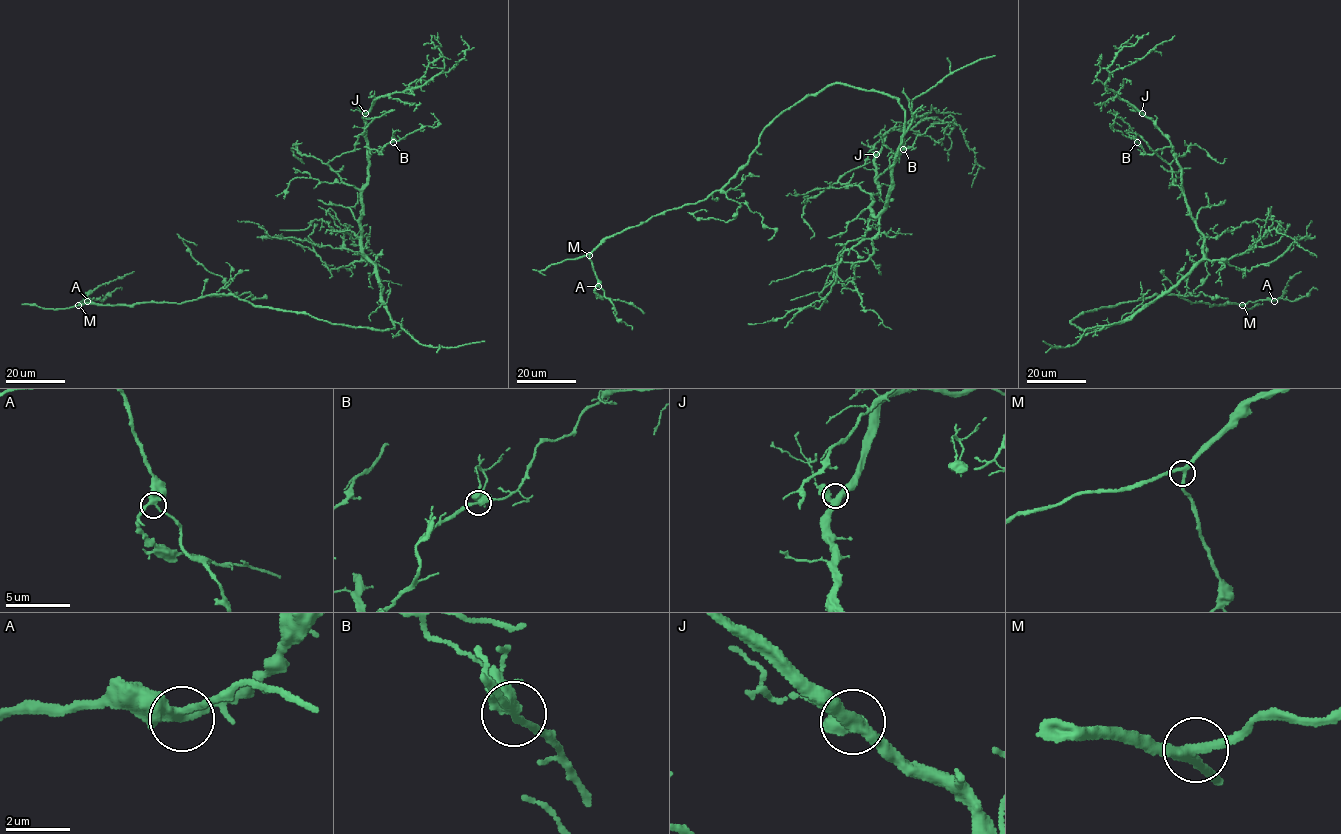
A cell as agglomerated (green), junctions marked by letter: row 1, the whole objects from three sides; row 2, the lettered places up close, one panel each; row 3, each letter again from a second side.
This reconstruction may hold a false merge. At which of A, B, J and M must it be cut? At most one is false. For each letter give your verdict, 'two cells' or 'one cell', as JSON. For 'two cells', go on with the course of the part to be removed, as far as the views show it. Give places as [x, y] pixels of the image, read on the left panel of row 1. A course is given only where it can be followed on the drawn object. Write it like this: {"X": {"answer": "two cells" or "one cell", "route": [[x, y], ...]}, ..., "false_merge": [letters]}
{"A": {"answer": "one cell"}, "B": {"answer": "one cell"}, "J": {"answer": "one cell"}, "M": {"answer": "one cell"}, "false_merge": []}

